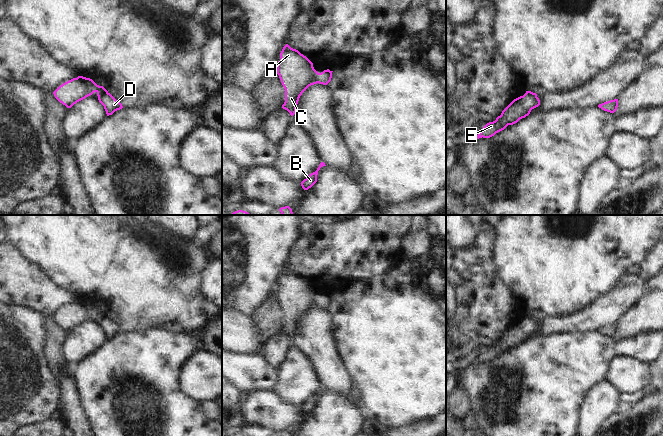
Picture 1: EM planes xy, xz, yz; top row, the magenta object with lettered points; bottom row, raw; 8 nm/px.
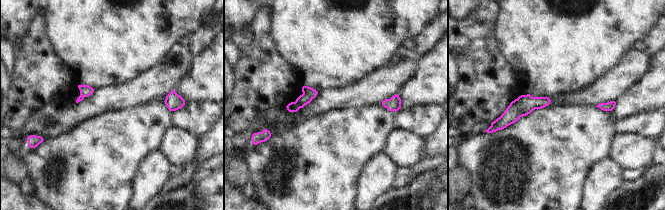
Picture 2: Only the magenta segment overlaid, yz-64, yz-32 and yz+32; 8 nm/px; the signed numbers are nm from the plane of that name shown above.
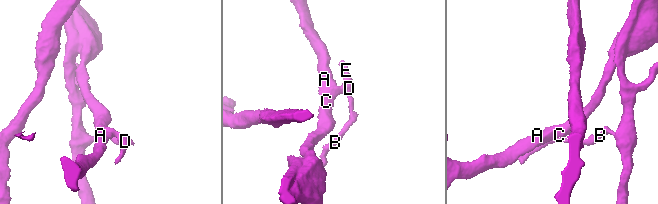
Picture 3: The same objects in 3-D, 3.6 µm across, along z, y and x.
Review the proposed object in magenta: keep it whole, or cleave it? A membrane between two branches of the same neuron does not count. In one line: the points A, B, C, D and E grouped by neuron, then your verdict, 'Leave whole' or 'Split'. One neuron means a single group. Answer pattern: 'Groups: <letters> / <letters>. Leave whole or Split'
Groups: A C / B D E. Split.

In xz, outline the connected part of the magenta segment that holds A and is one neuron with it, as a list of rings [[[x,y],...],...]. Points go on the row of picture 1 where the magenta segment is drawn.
[[[288,44],[283,47],[280,58],[277,74],[285,89],[285,102],[282,108],[293,116],[302,93],[317,83],[327,85],[331,81],[332,72],[327,69],[318,73],[306,56]]]

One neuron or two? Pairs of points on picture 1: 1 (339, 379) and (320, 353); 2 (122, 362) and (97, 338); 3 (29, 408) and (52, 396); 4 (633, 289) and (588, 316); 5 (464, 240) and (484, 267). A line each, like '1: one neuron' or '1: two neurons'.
1: one neuron
2: two neurons
3: one neuron
4: one neuron
5: two neurons

